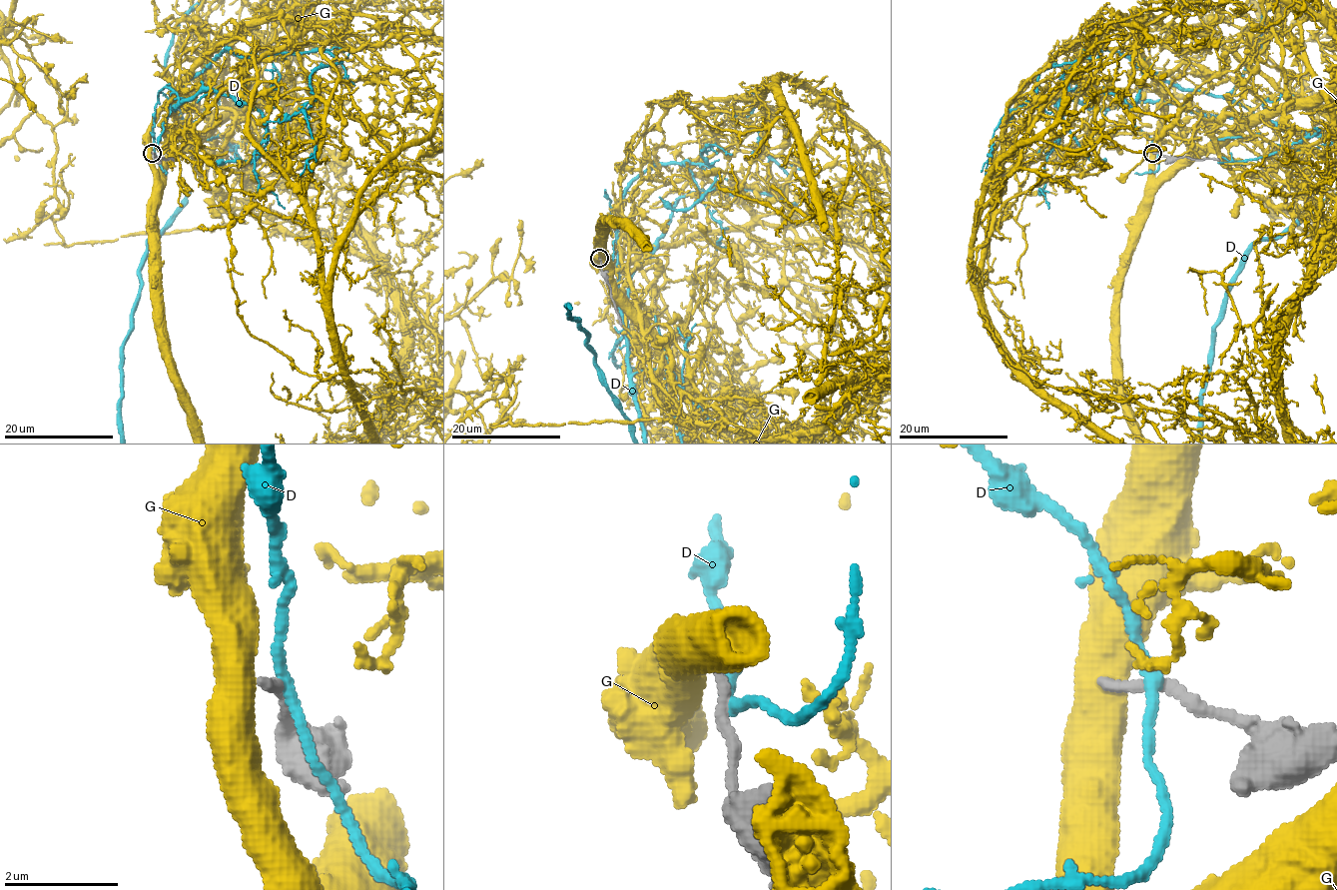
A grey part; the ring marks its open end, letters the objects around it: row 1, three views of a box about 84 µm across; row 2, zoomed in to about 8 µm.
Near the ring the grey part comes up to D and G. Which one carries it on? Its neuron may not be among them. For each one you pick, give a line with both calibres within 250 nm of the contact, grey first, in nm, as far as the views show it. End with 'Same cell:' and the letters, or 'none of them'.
Same cell: none of them

